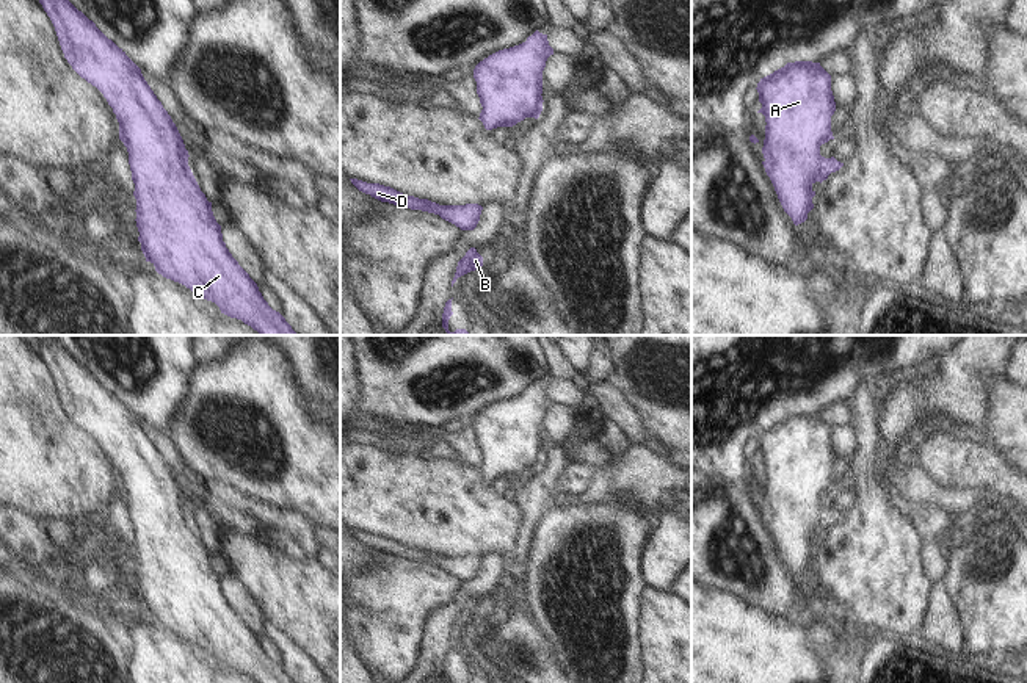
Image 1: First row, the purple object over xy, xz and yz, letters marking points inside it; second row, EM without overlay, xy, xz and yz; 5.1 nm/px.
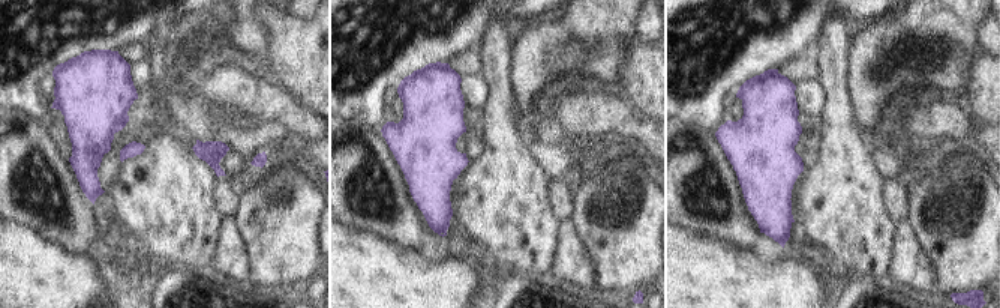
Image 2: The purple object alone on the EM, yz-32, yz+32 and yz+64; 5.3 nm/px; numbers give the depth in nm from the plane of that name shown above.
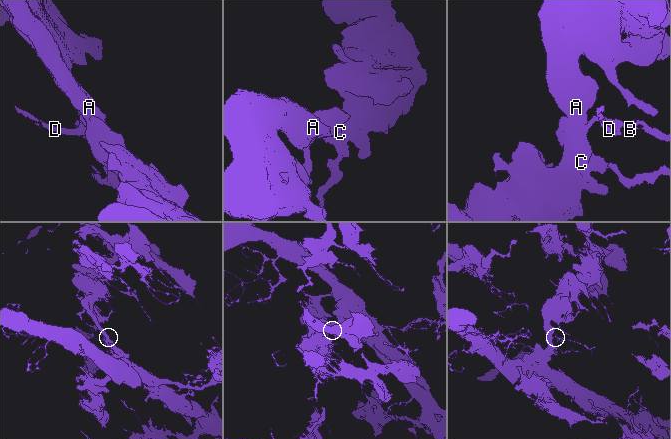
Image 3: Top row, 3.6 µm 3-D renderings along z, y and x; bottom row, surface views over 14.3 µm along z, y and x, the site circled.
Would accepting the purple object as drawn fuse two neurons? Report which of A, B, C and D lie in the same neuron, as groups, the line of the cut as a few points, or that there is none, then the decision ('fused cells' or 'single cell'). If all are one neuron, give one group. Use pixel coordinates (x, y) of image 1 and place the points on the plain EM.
groups A B C D; cut none; single cell

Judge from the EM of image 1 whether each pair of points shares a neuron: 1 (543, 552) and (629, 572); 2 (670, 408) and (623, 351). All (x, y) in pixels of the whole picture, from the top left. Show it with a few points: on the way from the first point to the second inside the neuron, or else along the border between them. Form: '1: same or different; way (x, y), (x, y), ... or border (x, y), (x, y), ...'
1: same; way (565, 558), (582, 566), (607, 567)
2: same; way (665, 393), (637, 365)

